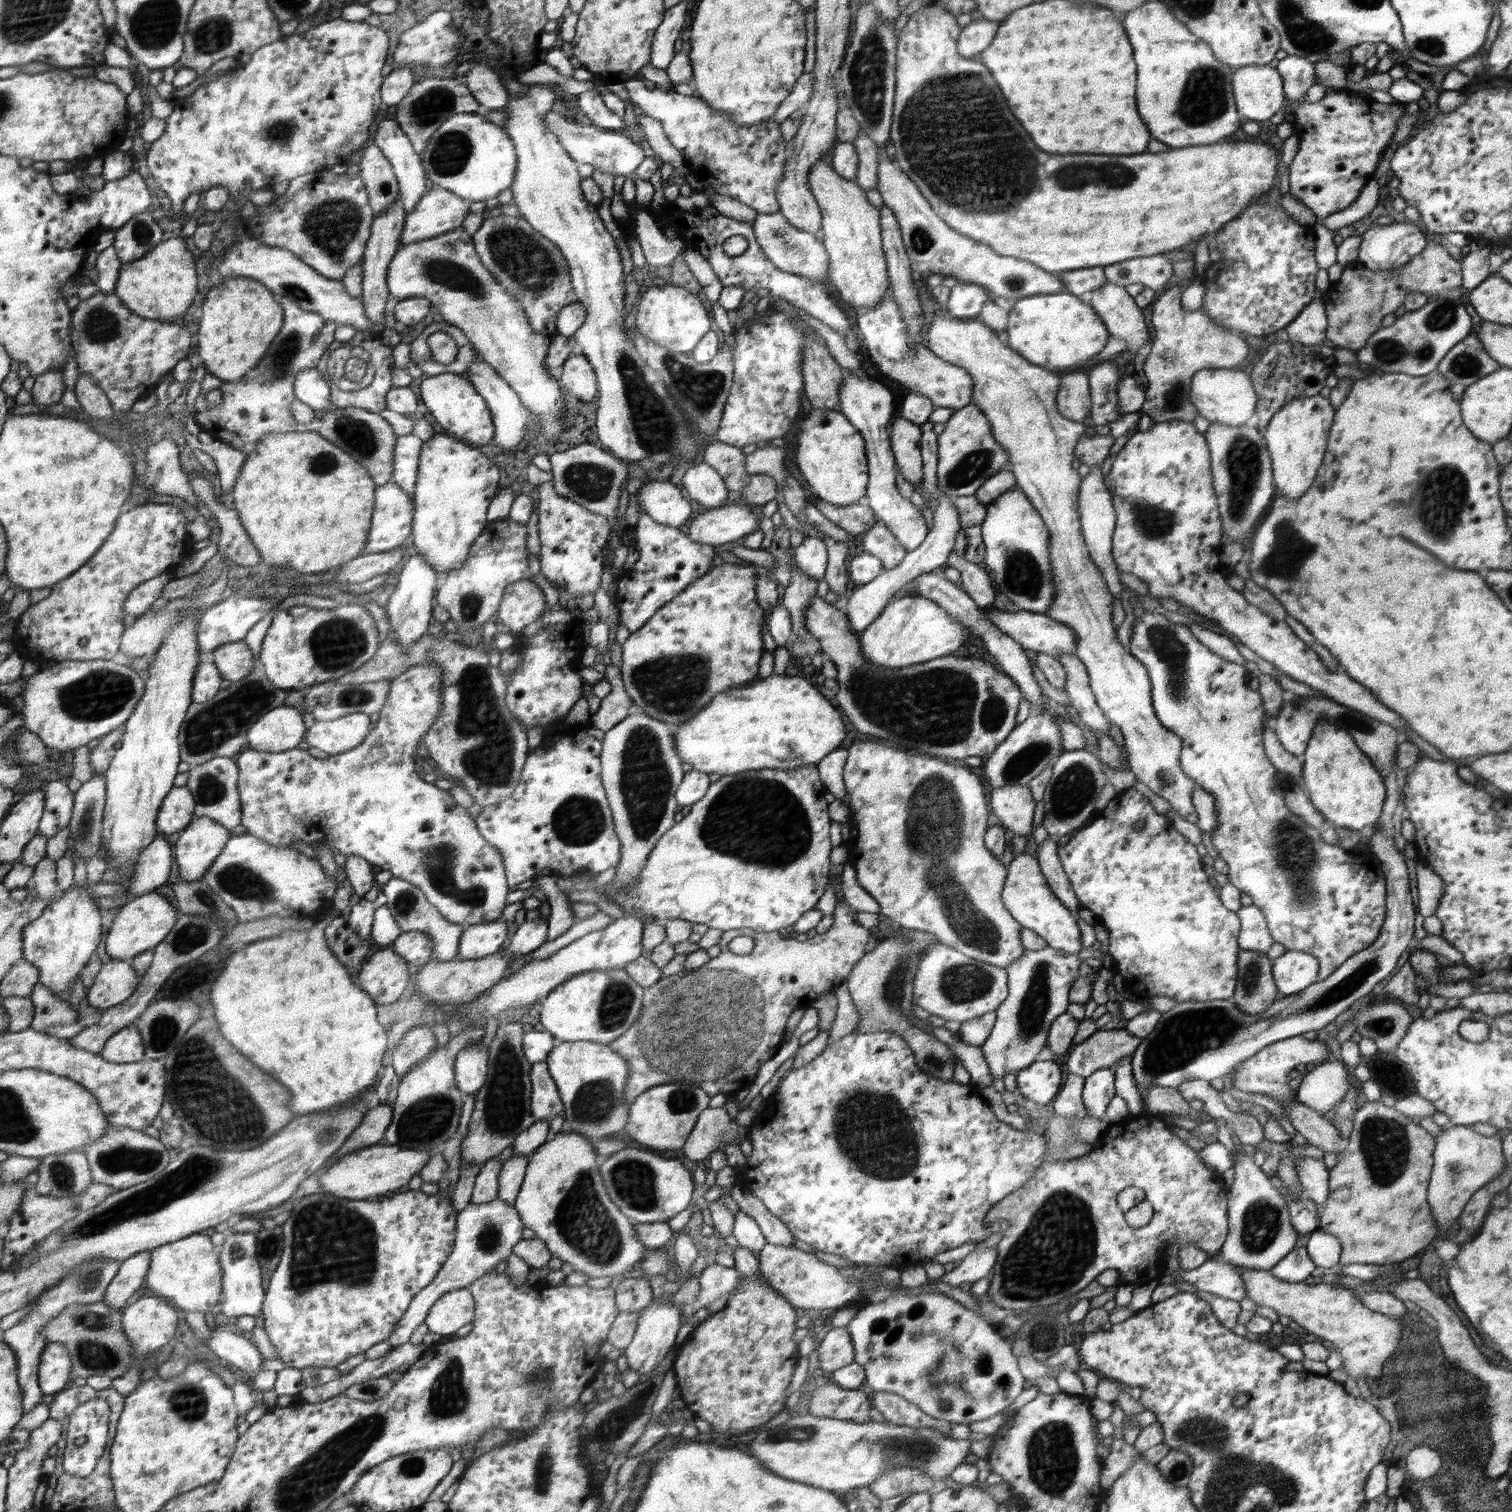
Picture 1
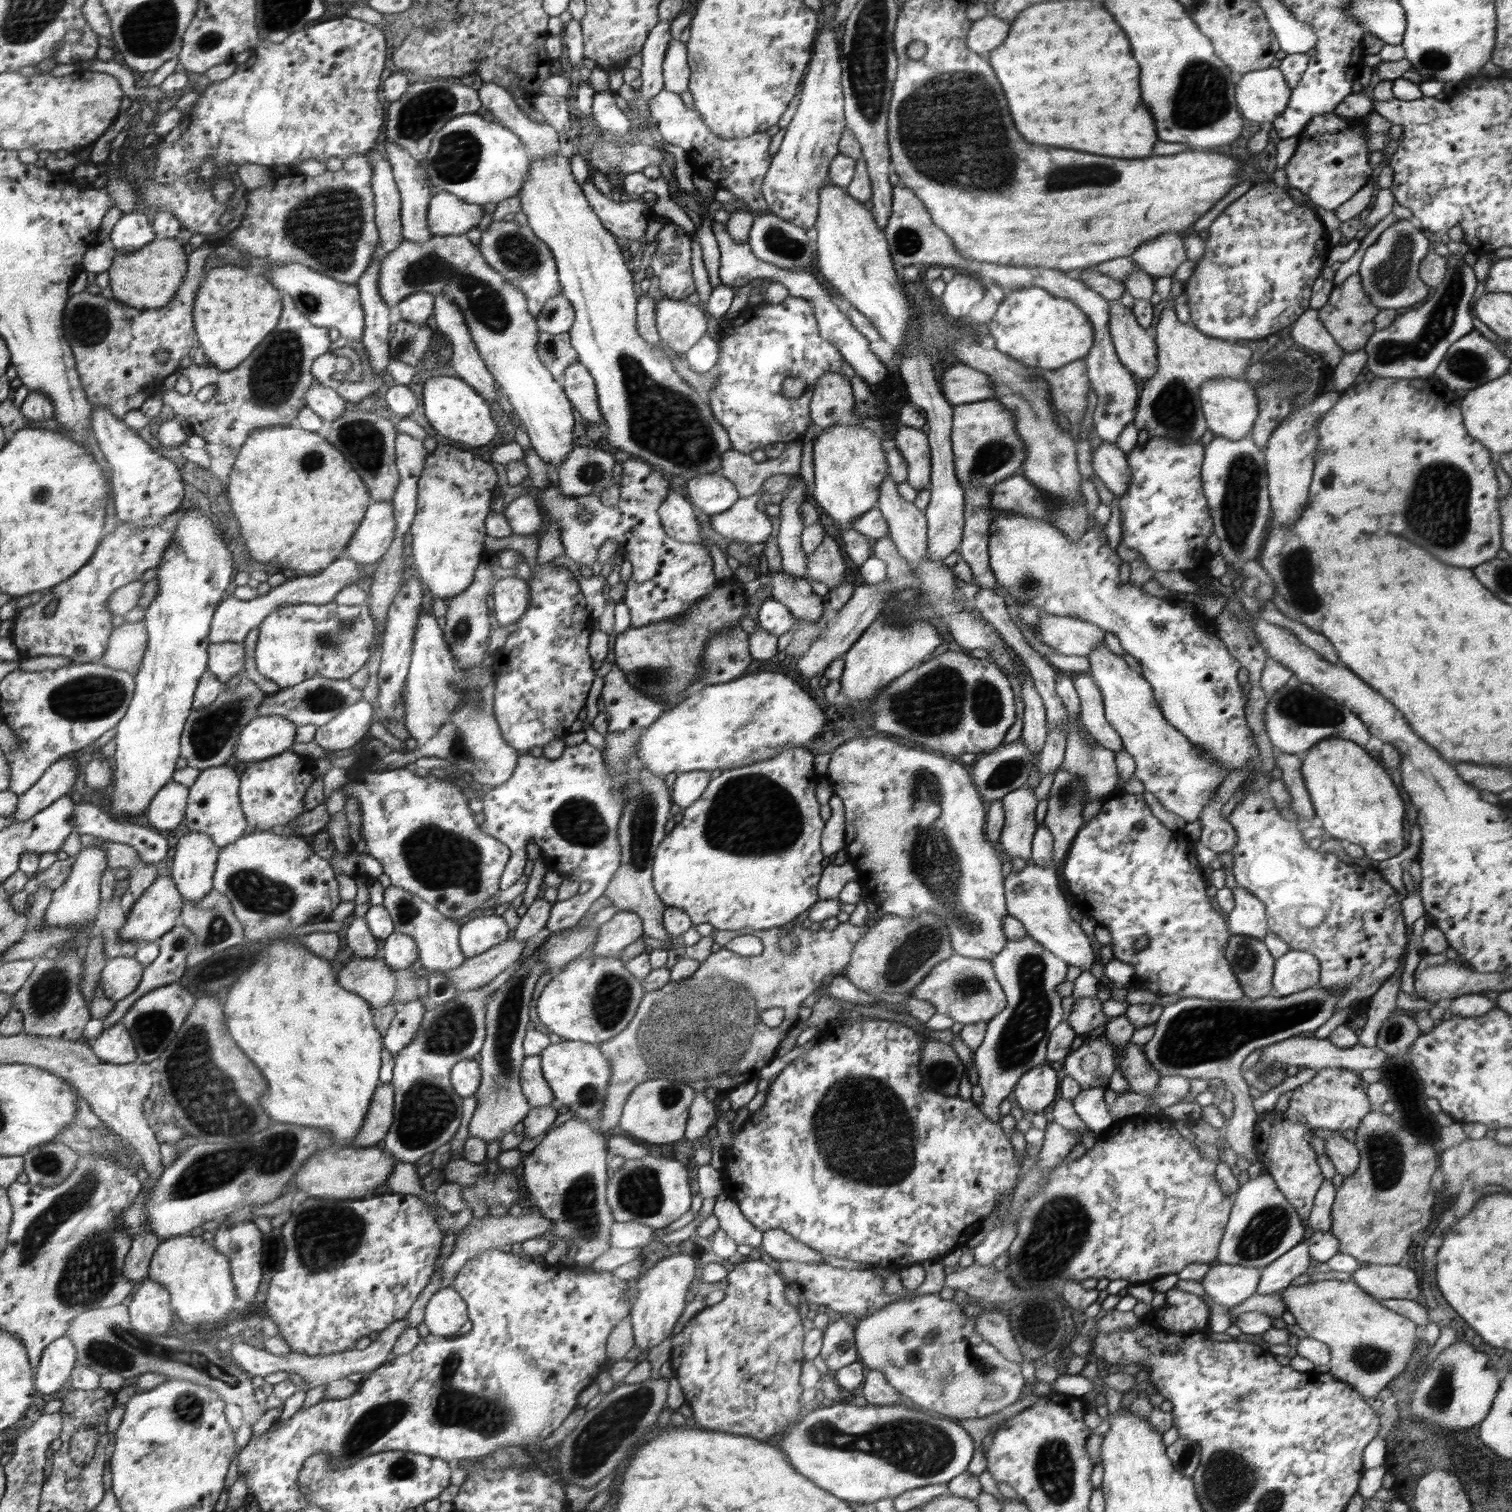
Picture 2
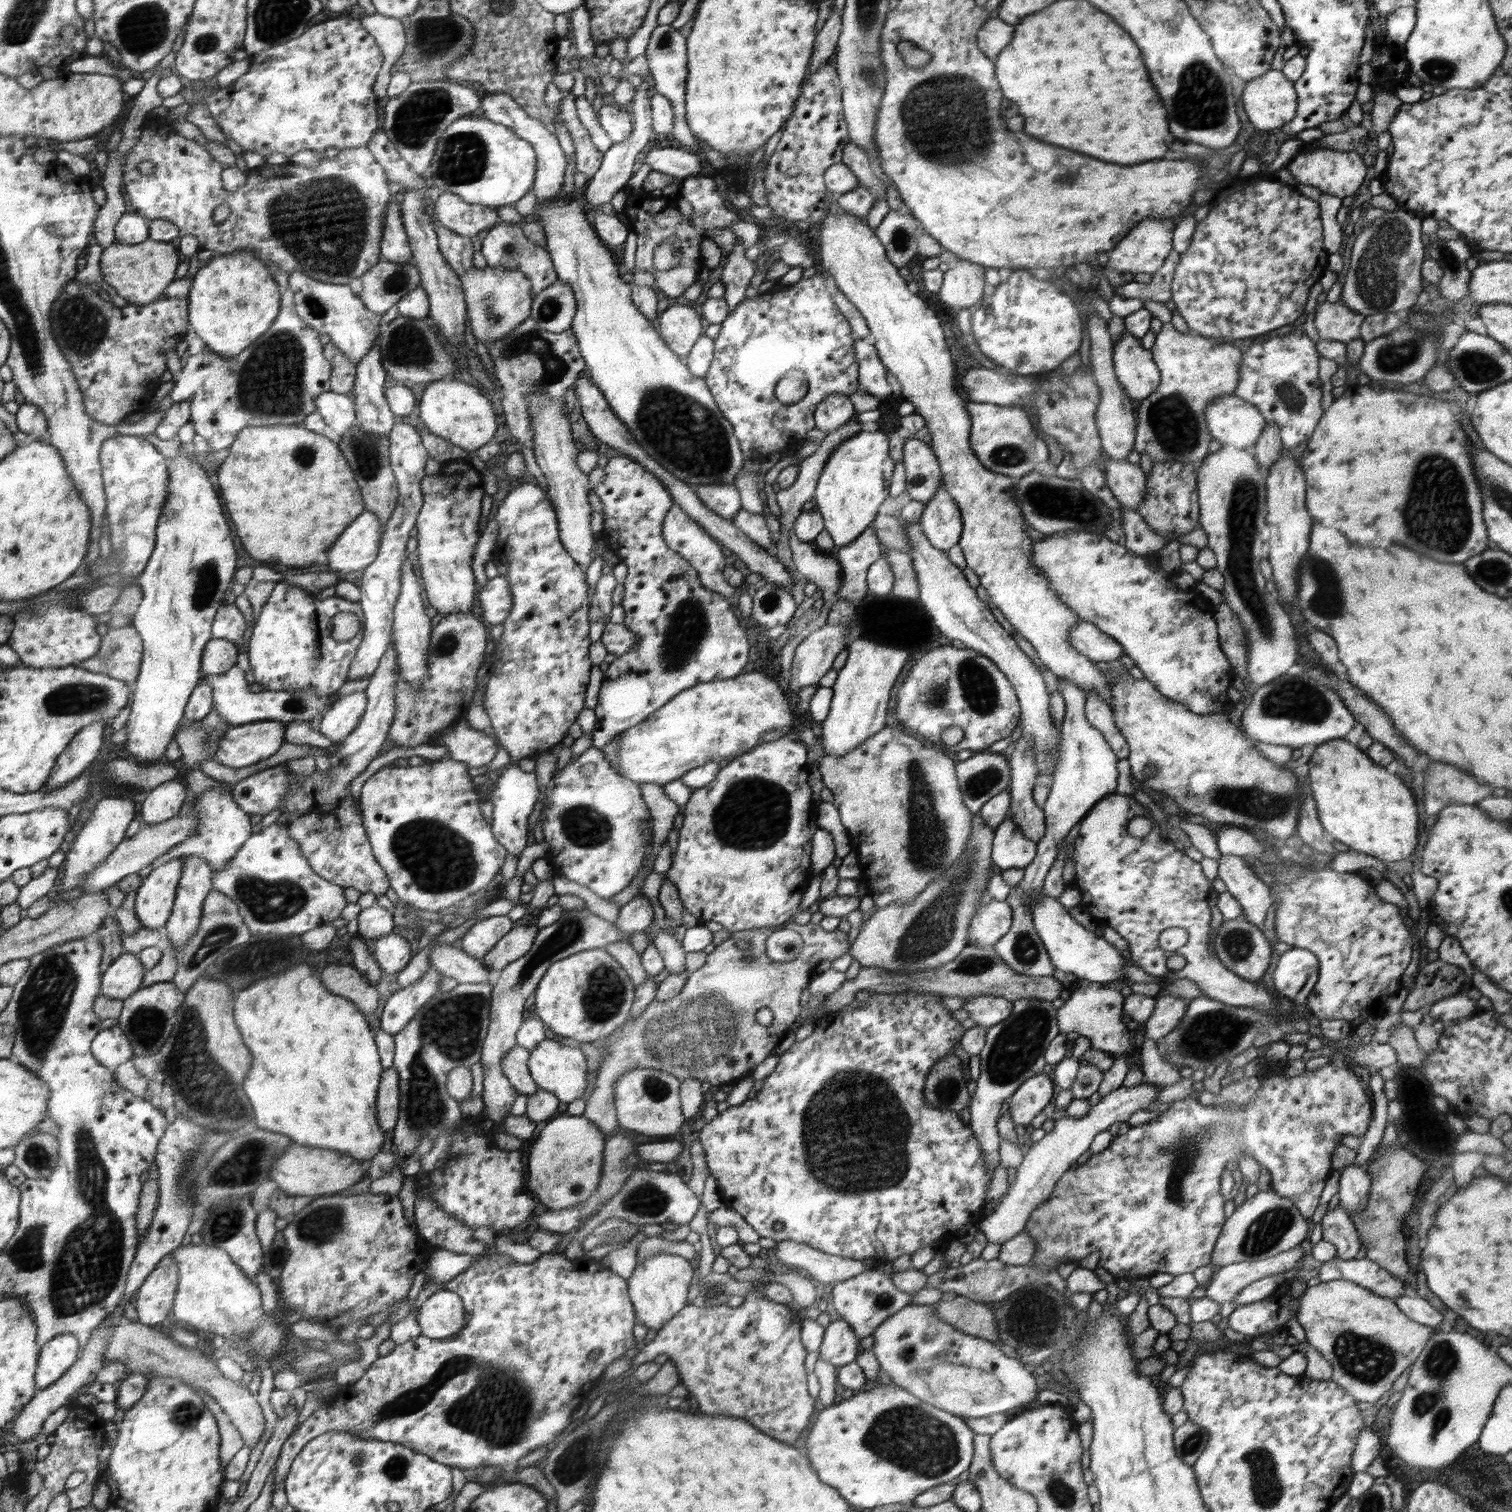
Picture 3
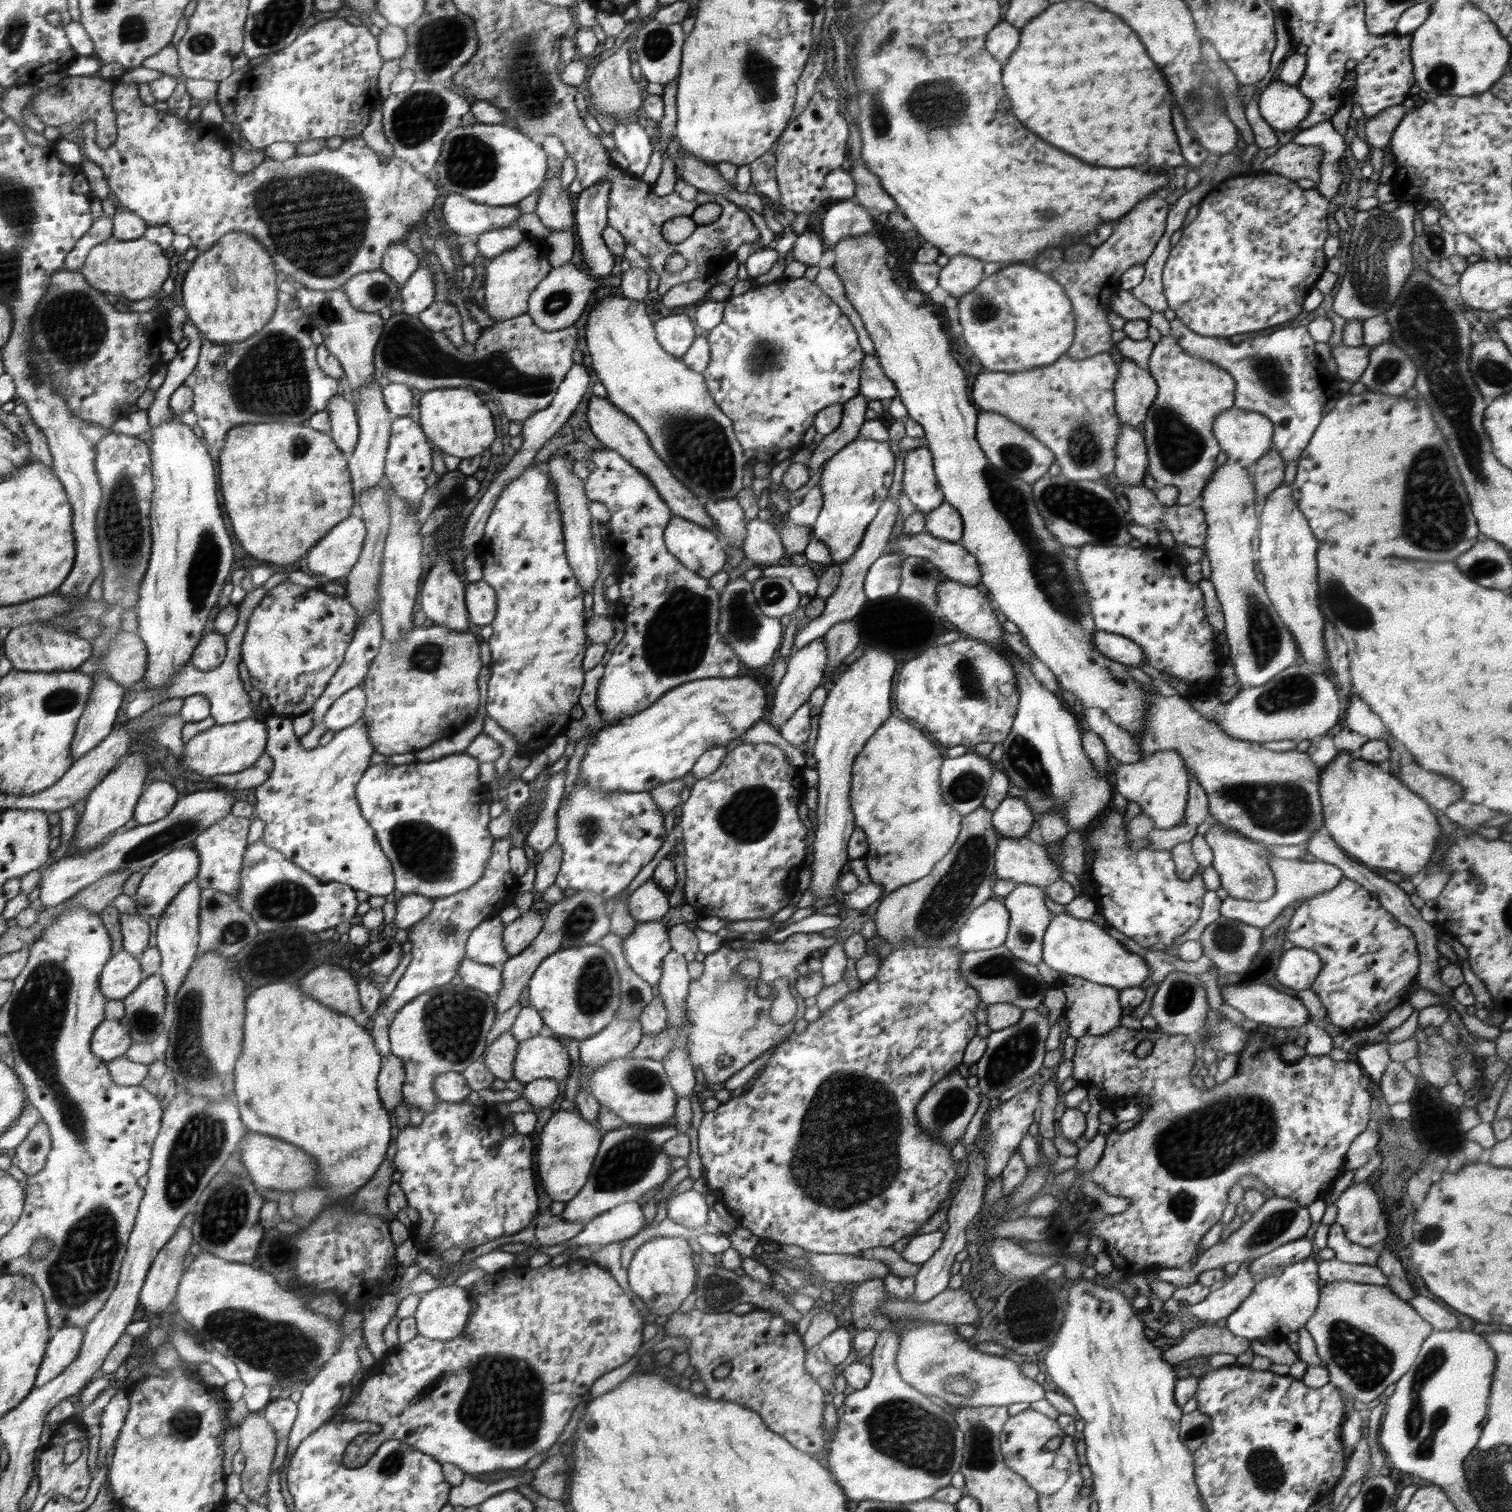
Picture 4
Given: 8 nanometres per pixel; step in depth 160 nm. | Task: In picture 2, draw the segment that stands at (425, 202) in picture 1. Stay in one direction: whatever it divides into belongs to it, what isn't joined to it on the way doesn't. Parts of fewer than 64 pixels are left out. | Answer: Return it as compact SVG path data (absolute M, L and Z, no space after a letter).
M435 191L427 210L428 228L436 236L464 234L478 225L485 213L479 204L464 202L445 191Z

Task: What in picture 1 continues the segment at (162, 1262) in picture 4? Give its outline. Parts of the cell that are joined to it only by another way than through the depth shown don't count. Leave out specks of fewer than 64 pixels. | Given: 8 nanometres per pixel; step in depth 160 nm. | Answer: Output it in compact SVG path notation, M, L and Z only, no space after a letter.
M158 1295L140 1297L121 1312L123 1333L133 1352L152 1354L174 1338L176 1310Z

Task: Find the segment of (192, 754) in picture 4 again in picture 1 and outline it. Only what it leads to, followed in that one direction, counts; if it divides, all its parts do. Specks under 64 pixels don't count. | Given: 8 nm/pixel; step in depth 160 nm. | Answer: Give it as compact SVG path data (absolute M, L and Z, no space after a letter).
M284 704L263 714L248 730L246 747L268 752L295 749L307 734L303 715Z

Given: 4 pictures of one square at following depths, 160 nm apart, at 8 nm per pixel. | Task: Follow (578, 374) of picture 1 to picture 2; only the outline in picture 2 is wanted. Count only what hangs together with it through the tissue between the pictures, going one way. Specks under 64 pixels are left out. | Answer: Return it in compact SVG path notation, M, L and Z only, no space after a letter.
M578 360L563 372L564 394L584 418L603 428L603 418L597 399L595 380L590 371Z

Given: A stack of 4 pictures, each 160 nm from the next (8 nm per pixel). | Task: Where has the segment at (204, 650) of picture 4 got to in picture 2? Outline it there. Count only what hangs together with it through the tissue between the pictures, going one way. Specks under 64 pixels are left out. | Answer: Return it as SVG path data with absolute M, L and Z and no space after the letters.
M224 641L209 649L208 670L224 684L246 667L246 648L242 643Z

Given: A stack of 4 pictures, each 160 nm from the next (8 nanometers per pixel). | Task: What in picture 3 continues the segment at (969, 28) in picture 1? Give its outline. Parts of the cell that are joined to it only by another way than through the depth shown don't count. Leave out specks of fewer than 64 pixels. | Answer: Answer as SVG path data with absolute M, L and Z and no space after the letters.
M992 17L978 32L978 46L984 55L994 60L1000 55L1000 50L1004 50L1012 36L1014 36L1015 26L1004 22L1003 19Z

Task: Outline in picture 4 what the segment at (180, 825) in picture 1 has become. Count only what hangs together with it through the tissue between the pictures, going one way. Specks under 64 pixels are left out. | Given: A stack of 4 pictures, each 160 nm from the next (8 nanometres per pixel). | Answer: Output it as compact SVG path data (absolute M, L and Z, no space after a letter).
M165 781L152 782L136 803L133 819L140 825L152 824L171 814L178 802L176 788Z

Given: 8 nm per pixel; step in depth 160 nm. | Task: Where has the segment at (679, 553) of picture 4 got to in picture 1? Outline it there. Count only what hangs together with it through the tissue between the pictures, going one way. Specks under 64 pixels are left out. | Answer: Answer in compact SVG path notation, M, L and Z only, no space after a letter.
M654 481L644 485L637 494L639 506L655 522L678 529L688 522L692 505L682 488L670 481Z

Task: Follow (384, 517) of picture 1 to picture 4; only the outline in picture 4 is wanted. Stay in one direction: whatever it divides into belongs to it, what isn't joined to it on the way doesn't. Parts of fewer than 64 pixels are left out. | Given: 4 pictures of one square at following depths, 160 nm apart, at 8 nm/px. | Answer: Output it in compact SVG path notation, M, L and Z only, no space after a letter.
M359 513L346 518L308 551L310 571L327 582L347 576L359 562L366 538L367 526Z

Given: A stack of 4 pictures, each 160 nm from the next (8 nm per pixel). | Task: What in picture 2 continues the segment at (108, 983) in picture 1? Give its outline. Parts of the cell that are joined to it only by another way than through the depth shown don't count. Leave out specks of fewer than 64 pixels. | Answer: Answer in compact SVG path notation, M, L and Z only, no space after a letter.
M133 956L110 959L102 973L105 993L114 1003L134 993L140 978L143 978L142 963Z

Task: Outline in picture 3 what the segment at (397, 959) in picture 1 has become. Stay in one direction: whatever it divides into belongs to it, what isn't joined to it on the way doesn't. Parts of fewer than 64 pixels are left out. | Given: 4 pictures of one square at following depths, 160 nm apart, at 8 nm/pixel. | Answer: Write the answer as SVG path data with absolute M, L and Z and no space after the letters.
M328 965L322 971L327 989L354 1002L364 1014L378 1007L378 989L356 967L351 965Z

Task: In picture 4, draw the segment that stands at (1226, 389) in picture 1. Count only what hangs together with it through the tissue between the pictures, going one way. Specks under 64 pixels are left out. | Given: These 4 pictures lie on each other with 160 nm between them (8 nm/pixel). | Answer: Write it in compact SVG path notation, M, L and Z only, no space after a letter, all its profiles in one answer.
M1229 408L1216 415L1212 432L1221 450L1228 454L1228 459L1239 462L1247 470L1253 469L1255 462L1273 445L1273 422L1256 411Z

